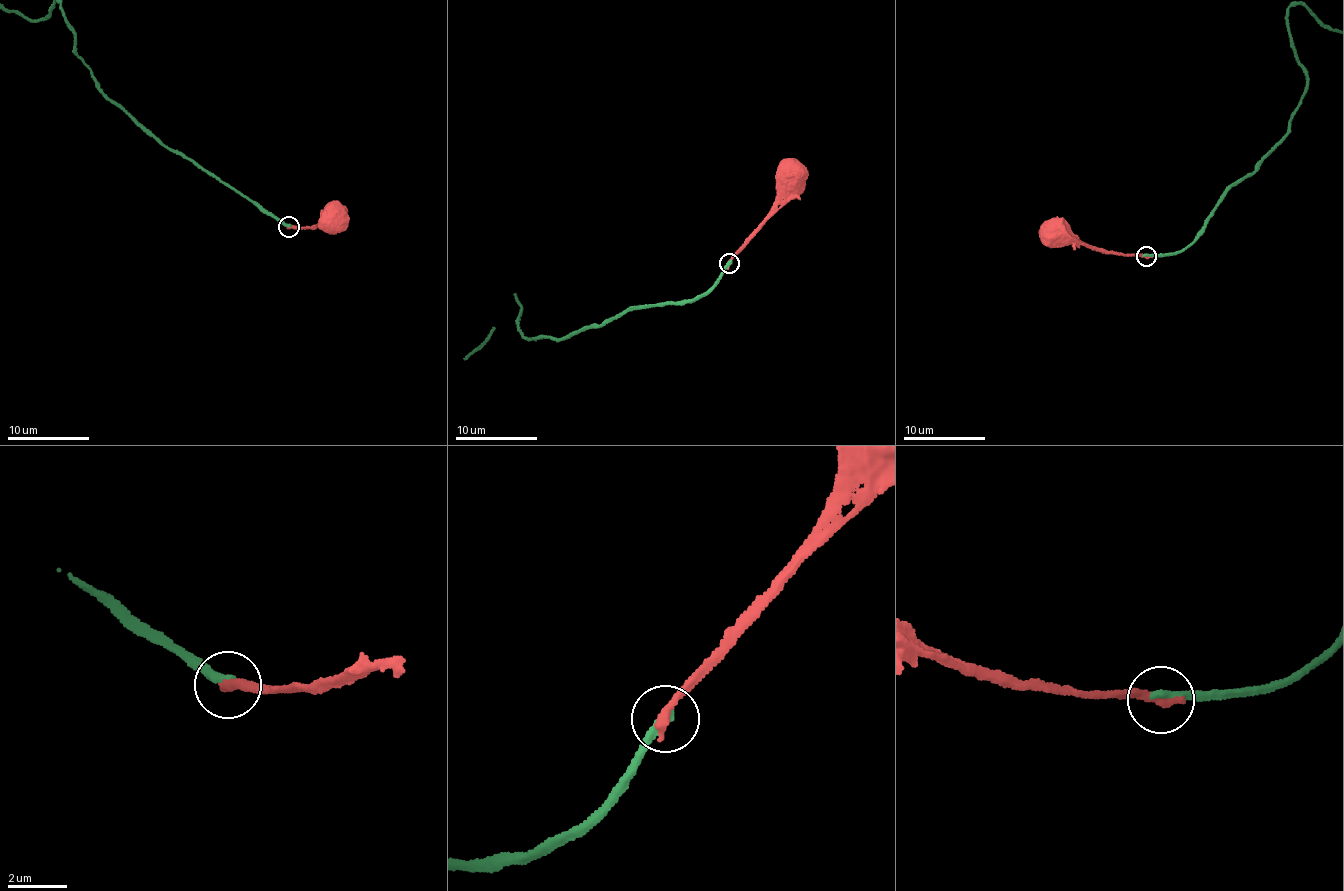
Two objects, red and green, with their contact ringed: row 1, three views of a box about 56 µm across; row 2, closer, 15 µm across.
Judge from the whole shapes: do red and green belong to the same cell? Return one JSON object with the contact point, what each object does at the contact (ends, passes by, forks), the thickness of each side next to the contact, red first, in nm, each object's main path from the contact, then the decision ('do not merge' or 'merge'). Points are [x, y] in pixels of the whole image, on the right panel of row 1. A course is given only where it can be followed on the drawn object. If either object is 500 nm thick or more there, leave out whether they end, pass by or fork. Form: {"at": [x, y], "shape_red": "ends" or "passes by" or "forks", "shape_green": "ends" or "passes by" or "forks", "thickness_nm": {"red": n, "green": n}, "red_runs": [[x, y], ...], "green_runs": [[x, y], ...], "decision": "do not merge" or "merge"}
{"at": [1146, 256], "shape_red": "ends", "shape_green": "ends", "thickness_nm": {"red": 360, "green": 320}, "red_runs": [[1145, 256], [1096, 248], [1078, 242], [1061, 229], [1054, 234]], "decision": "do not merge"}

